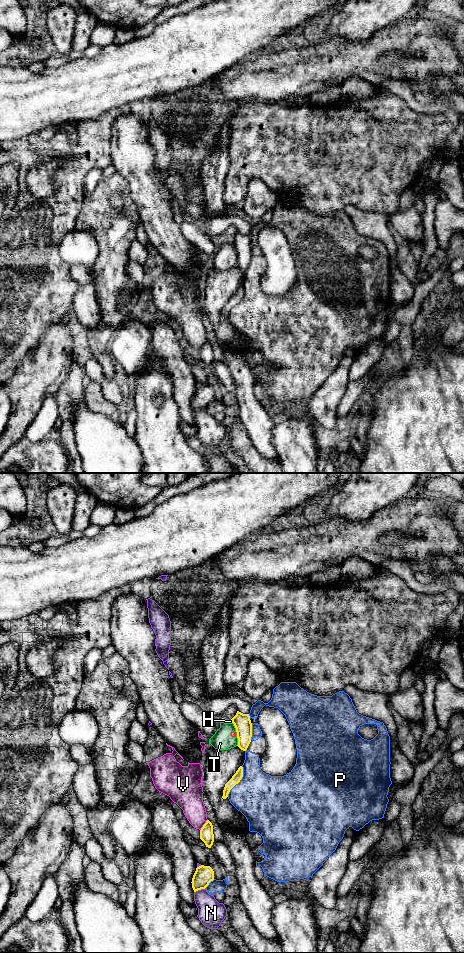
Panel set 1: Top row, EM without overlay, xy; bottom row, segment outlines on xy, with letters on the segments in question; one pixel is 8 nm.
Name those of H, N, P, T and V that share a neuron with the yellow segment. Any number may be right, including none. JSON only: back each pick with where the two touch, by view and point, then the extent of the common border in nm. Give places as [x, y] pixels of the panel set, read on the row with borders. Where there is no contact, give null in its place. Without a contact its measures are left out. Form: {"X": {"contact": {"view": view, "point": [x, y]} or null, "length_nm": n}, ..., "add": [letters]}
{"add": []}

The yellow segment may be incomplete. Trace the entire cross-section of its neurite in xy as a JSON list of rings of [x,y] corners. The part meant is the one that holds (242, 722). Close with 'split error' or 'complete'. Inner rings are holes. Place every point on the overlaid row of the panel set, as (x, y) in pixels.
[[[237,711],[236,715],[231,719],[237,732],[238,747],[246,751],[252,737],[252,723],[249,714],[243,714]]]; complete

